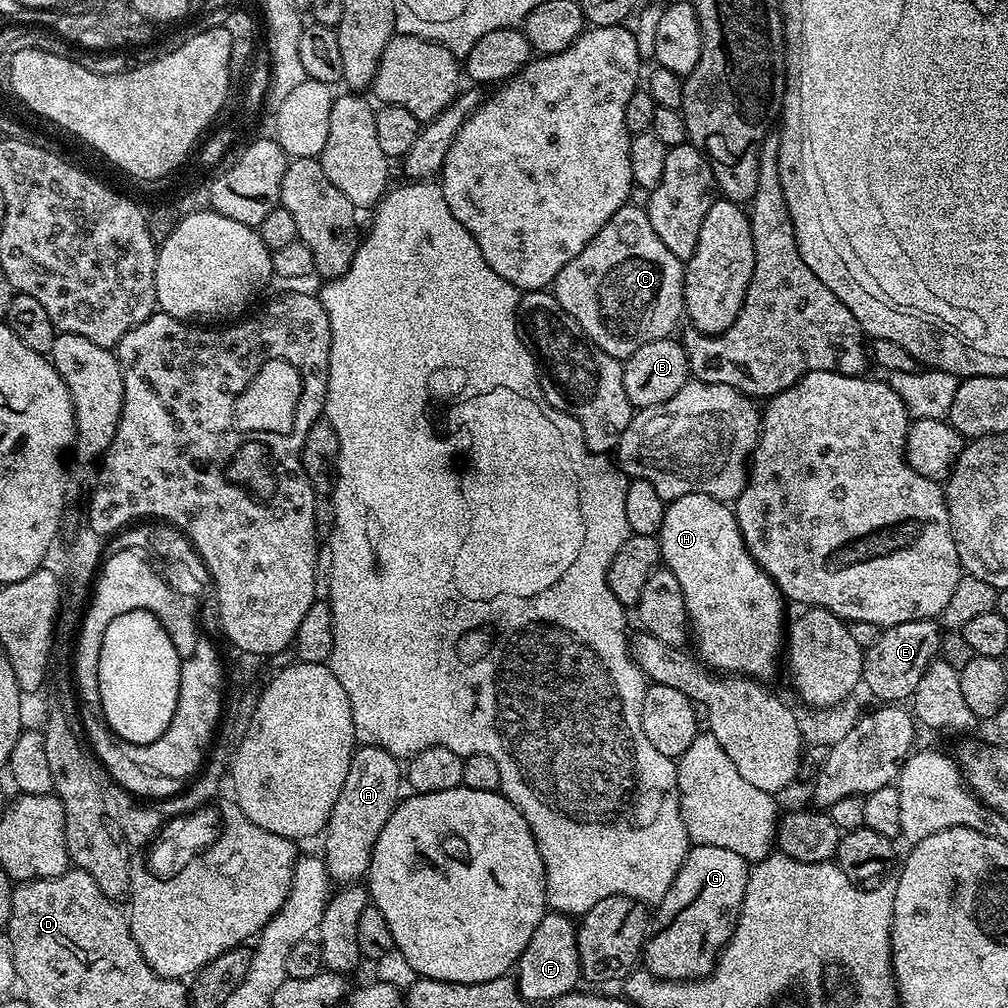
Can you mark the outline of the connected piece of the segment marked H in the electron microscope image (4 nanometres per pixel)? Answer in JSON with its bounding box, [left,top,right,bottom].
[658,494,786,682]

